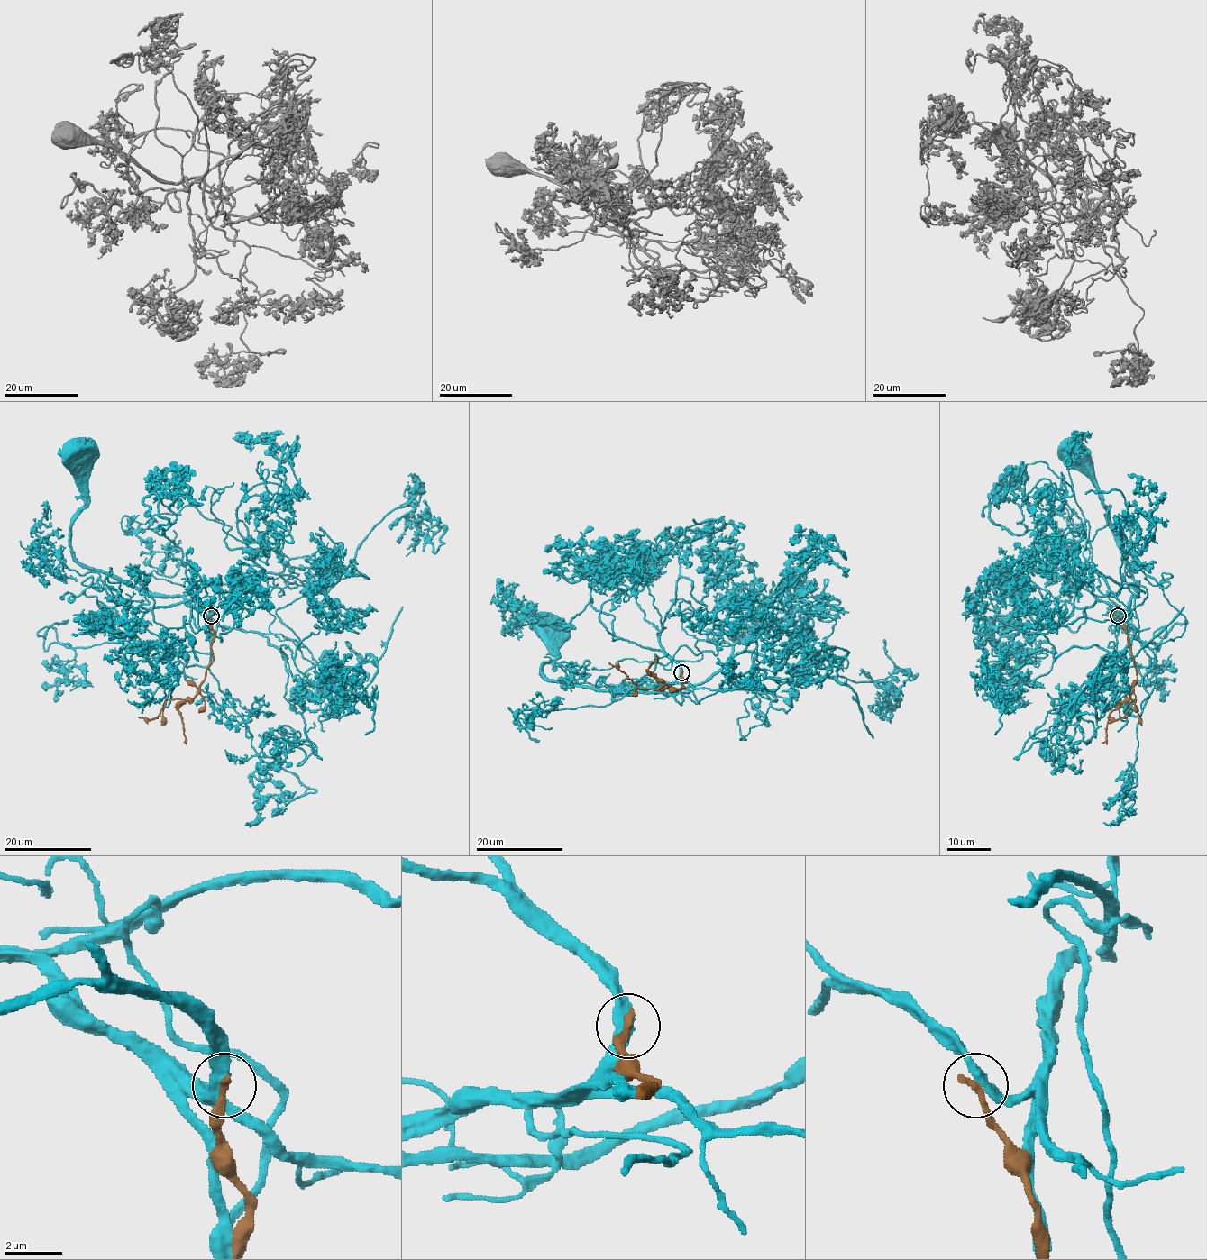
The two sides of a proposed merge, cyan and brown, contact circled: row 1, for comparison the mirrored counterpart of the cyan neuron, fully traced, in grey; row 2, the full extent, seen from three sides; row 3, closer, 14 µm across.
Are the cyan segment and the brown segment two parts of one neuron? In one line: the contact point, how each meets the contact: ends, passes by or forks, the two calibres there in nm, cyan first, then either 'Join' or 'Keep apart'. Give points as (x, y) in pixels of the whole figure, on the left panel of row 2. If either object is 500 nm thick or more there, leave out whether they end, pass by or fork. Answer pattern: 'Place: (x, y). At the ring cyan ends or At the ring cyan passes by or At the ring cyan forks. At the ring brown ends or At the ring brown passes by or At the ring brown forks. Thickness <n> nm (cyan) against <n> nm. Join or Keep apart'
Place: (211, 616). At the ring cyan passes by. At the ring brown ends. Thickness 360 nm (cyan) against 280 nm. Keep apart

